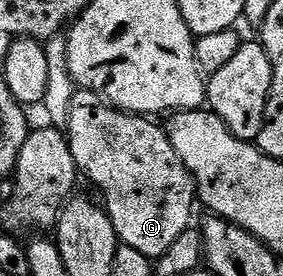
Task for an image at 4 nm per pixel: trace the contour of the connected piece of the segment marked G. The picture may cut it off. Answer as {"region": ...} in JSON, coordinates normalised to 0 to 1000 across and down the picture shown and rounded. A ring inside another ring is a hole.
{"region":[[[279,322],[258,344],[230,493],[283,630],[297,645],[311,641],[364,696],[360,739],[424,877],[470,895],[470,909],[498,909],[498,924],[558,938],[583,924],[583,909],[597,909],[597,895],[611,895],[611,880],[625,880],[625,866],[640,866],[650,837],[678,826],[675,768],[689,743],[696,757],[696,703],[689,645],[654,591],[640,591],[625,547],[611,547],[611,518],[590,496],[587,464],[562,457],[558,467],[534,438],[544,435],[406,391],[389,366],[329,330]]]}

